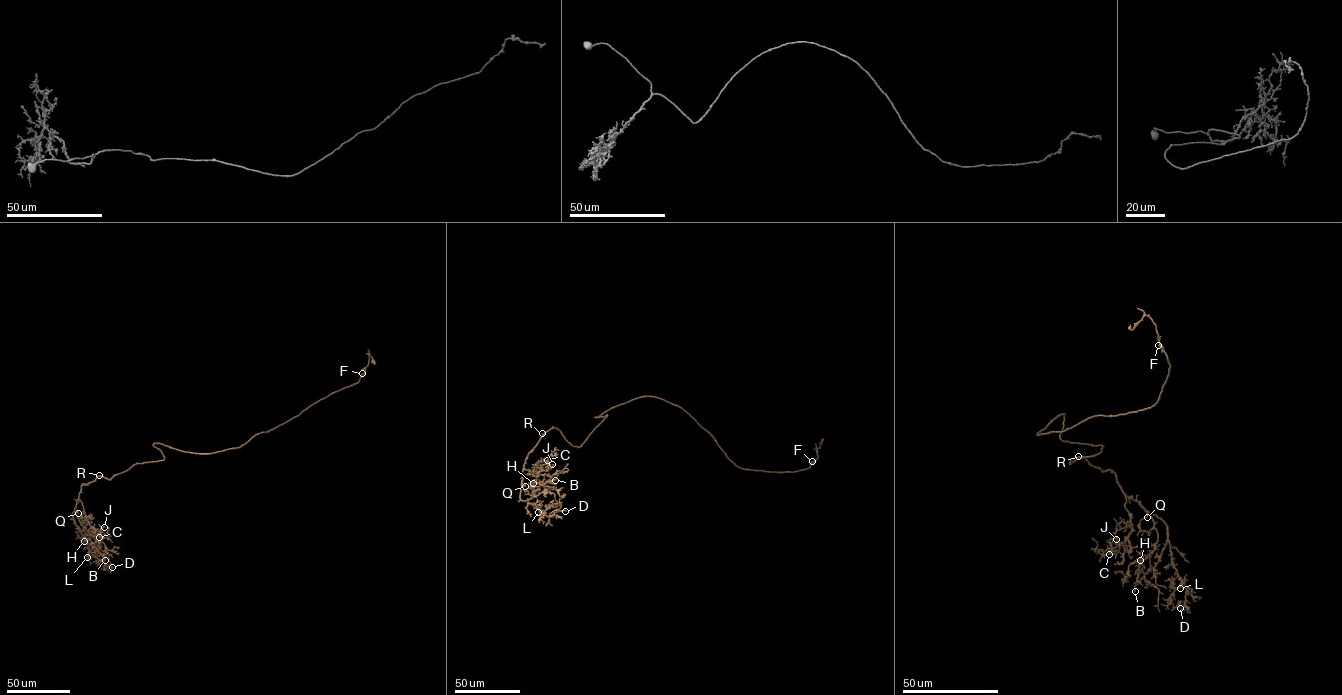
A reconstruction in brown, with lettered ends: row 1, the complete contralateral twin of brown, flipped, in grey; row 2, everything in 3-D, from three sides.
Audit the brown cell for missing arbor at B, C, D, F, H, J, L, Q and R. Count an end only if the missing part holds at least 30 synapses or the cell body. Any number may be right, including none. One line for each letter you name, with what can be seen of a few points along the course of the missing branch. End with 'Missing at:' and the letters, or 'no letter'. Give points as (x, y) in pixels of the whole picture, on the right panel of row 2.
Missing at: no letter

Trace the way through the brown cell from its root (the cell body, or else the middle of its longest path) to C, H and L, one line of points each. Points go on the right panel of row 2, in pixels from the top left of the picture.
C: (1049, 423), (1064, 414), (1062, 440), (1103, 447), (1070, 463), (1111, 470), (1125, 496), (1132, 530), (1109, 554)
H: (1049, 423), (1064, 414), (1062, 440), (1103, 447), (1070, 463), (1111, 470), (1149, 514), (1158, 540), (1140, 560)
L: (1049, 423), (1064, 414), (1062, 440), (1103, 447), (1071, 463), (1084, 458), (1111, 470), (1163, 521), (1180, 588)

